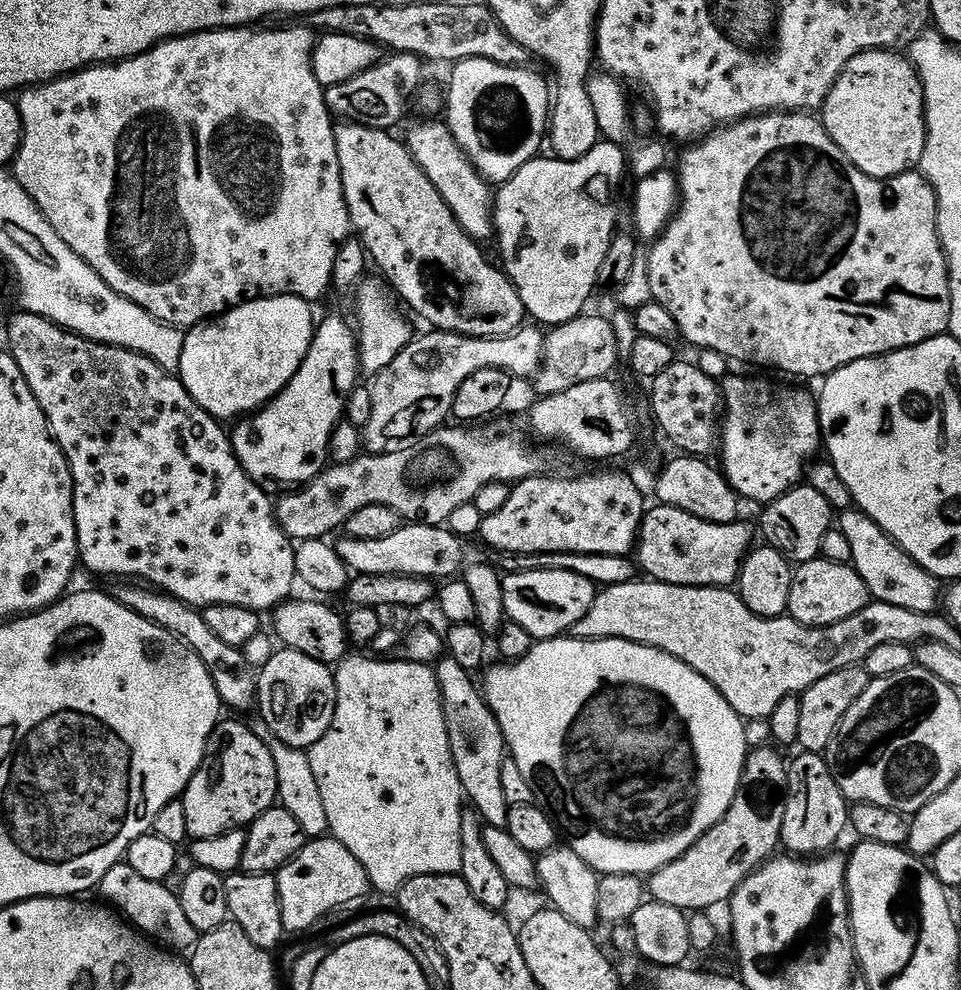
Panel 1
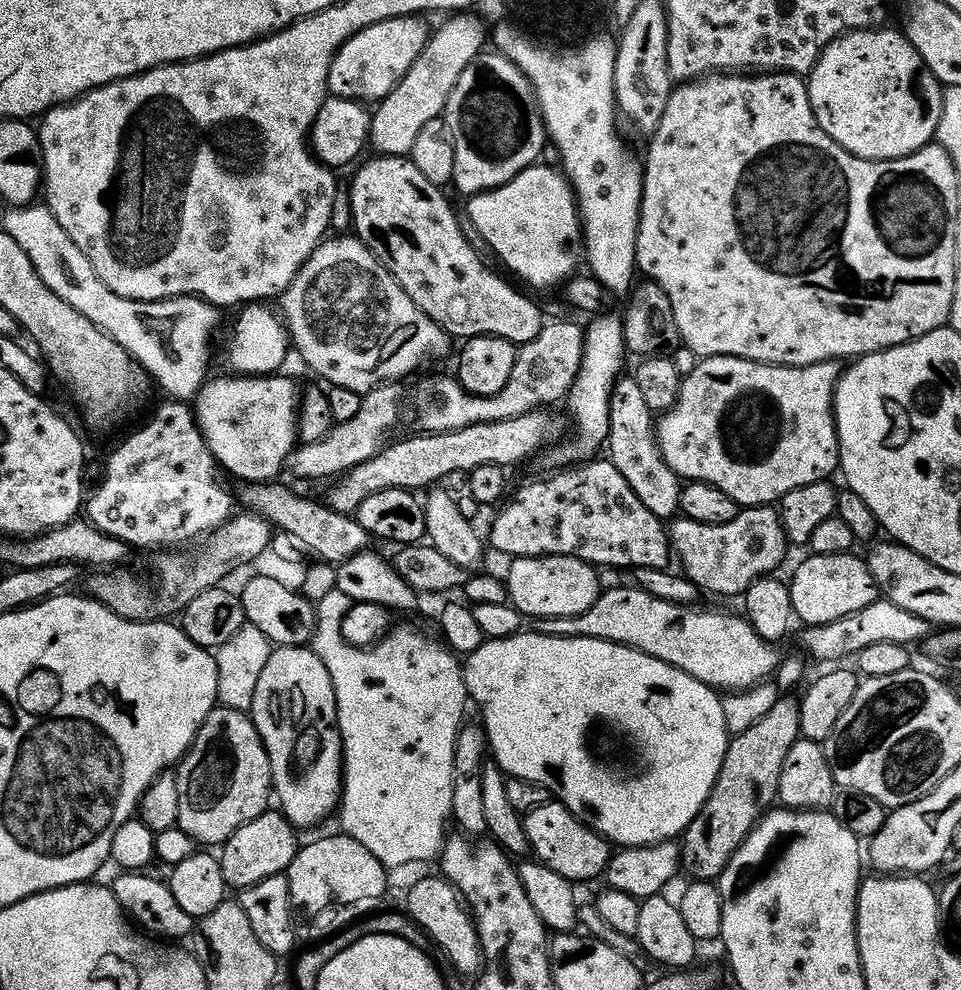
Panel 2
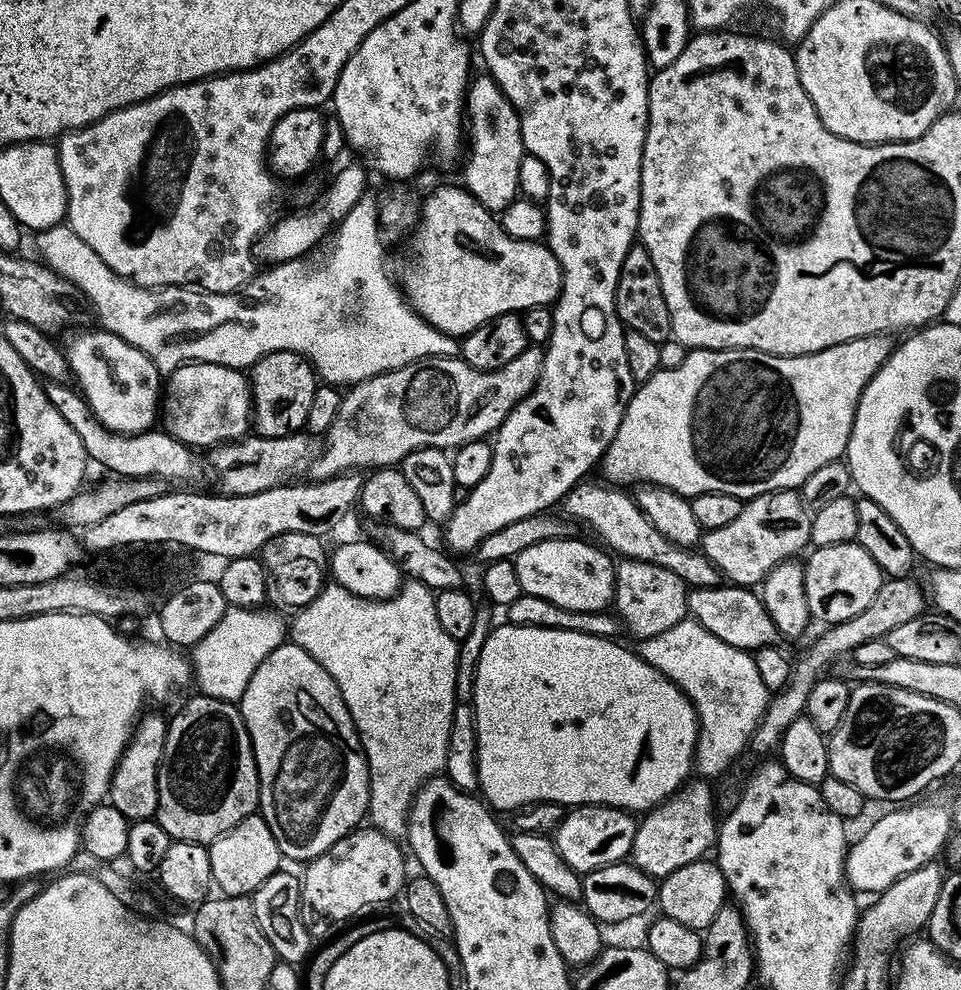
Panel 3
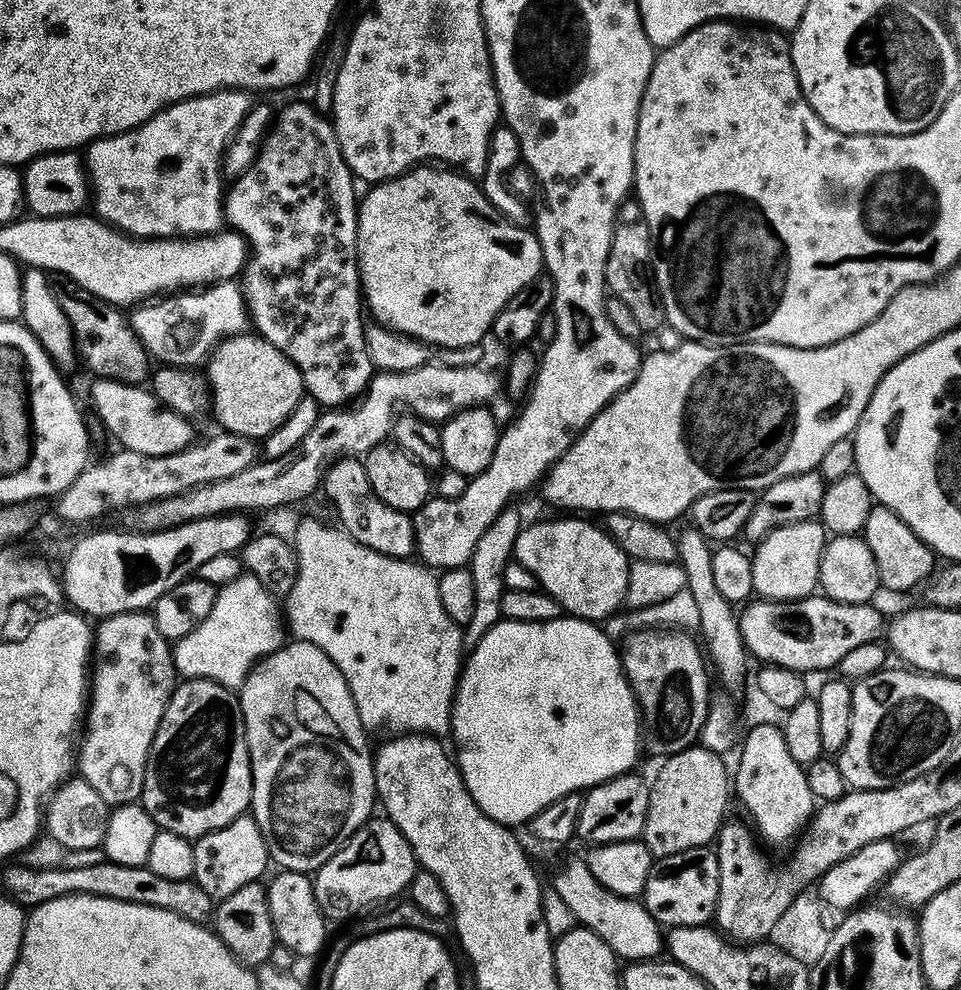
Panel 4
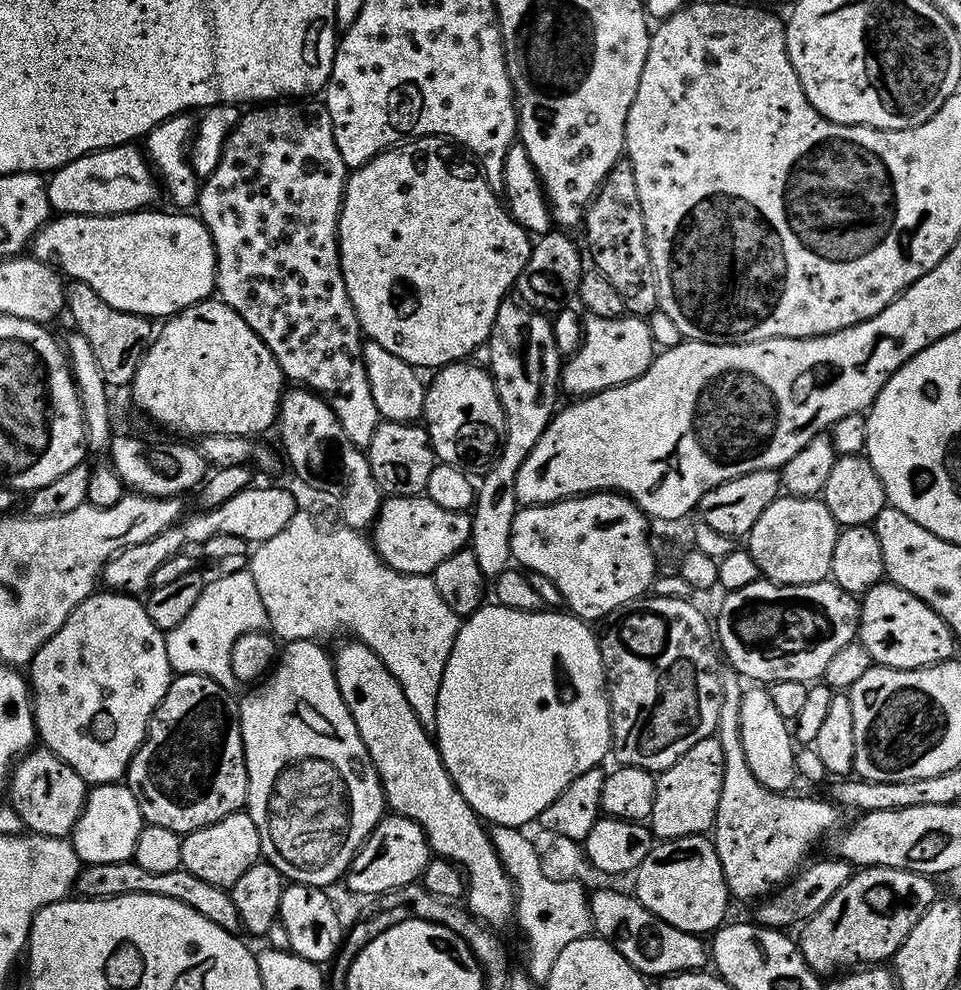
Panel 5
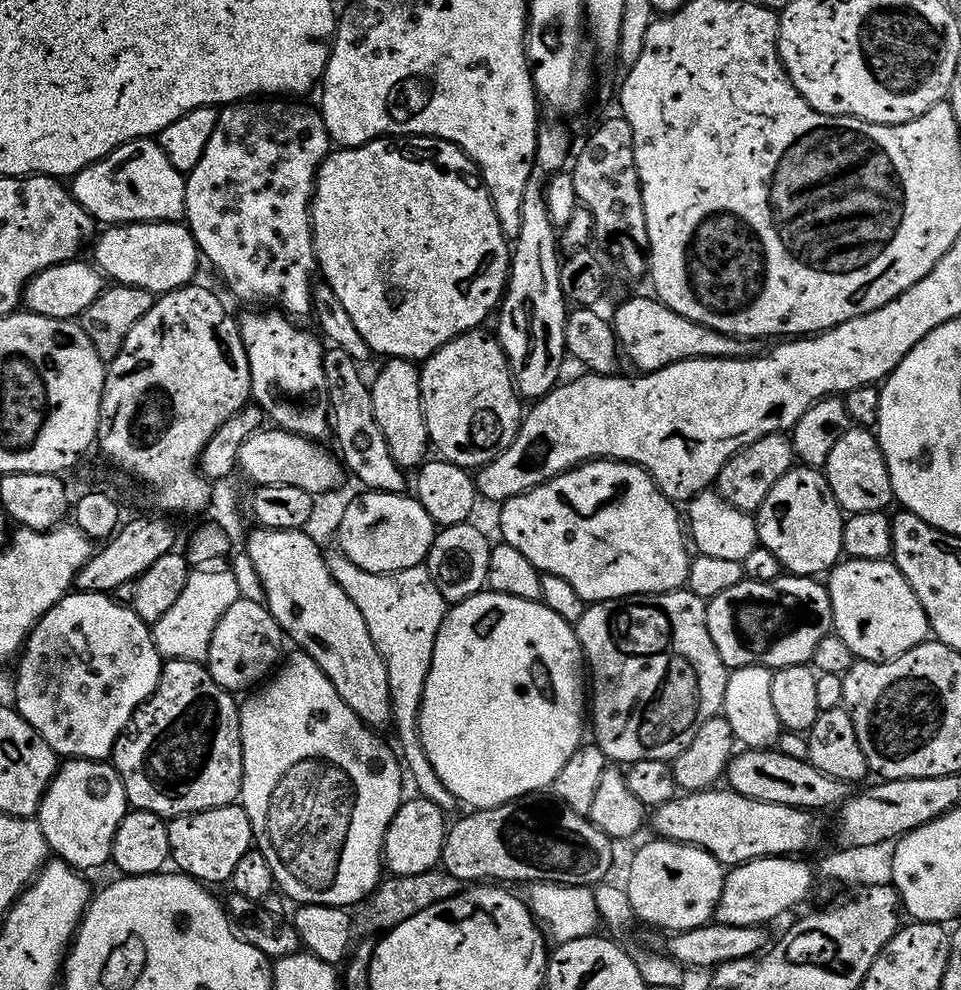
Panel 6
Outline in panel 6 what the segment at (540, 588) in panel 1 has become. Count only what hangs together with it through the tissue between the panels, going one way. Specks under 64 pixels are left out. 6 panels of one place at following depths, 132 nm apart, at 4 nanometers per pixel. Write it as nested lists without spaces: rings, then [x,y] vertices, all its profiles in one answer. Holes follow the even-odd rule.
[[[586,460],[522,494],[511,496],[499,508],[499,539],[526,554],[542,574],[549,572],[566,578],[586,602],[675,592],[687,585],[690,553],[685,544],[681,509],[679,512],[674,501],[652,481],[652,475],[637,464],[625,460]]]

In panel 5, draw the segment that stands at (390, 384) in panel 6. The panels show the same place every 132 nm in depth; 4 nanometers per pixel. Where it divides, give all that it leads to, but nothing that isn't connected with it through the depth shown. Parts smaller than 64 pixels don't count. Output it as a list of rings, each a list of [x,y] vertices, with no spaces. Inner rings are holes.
[[[381,419],[380,425],[374,430],[374,438],[366,450],[368,465],[374,474],[374,482],[381,493],[388,496],[419,496],[425,491],[427,479],[433,465],[437,463],[436,454],[432,451],[432,443],[428,440],[428,430],[415,423],[404,423]]]

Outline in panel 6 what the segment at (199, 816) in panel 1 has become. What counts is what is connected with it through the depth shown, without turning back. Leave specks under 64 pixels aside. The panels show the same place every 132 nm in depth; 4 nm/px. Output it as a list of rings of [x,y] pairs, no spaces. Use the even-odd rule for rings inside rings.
[[[164,660],[156,689],[137,706],[131,722],[114,742],[110,763],[122,778],[132,808],[171,818],[237,803],[244,773],[237,697],[218,686],[201,661]]]

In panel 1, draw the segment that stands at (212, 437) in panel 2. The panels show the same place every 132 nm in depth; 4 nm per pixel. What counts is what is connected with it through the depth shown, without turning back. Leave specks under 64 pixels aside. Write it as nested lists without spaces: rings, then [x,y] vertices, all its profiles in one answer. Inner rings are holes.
[[[328,316],[321,324],[319,321],[315,325],[310,346],[290,382],[286,382],[284,389],[273,400],[231,425],[232,449],[246,474],[257,482],[277,480],[280,484],[288,484],[284,486],[303,486],[315,478],[329,459],[328,443],[334,426],[343,417],[344,403],[350,390],[357,387],[356,376],[358,377],[358,357],[353,325],[349,321],[347,324],[340,316]]]

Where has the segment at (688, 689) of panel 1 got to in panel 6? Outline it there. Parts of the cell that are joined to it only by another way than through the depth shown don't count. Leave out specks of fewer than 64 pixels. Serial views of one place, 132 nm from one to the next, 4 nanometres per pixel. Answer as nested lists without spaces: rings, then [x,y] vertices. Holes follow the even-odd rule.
[[[491,590],[476,592],[470,598],[466,598],[462,602],[451,605],[445,611],[442,618],[442,626],[438,626],[438,634],[434,638],[434,654],[430,654],[430,670],[426,674],[426,686],[422,686],[422,698],[420,699],[420,709],[418,710],[418,734],[422,738],[422,750],[426,750],[426,758],[430,762],[430,766],[434,766],[434,774],[438,774],[438,778],[442,778],[442,782],[446,786],[446,790],[450,790],[452,795],[456,797],[461,805],[467,806],[469,809],[477,808],[493,808],[499,804],[505,804],[511,800],[519,801],[521,798],[539,793],[541,790],[547,789],[552,783],[552,779],[558,774],[558,770],[562,770],[562,765],[566,763],[566,758],[570,758],[570,754],[574,754],[574,750],[580,747],[582,737],[586,732],[586,684],[580,681],[580,672],[582,676],[582,653],[580,643],[576,637],[576,629],[573,625],[567,624],[562,618],[558,618],[558,614],[554,614],[554,610],[550,610],[540,600],[527,600],[526,598],[514,598],[510,594],[498,594]]]

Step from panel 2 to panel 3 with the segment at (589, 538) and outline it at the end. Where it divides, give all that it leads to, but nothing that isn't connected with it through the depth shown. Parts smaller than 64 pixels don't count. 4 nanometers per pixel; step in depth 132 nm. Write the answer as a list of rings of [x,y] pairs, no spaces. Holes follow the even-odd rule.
[[[581,482],[568,491],[562,501],[563,515],[577,525],[585,524],[597,536],[595,539],[617,557],[628,557],[668,568],[692,588],[708,588],[710,585],[719,584],[722,577],[740,587],[755,587],[763,583],[770,569],[799,555],[798,552],[811,543],[810,509],[796,490],[758,495],[741,505],[737,518],[729,525],[718,526],[718,530],[705,531],[702,536],[702,549],[704,548],[712,565],[704,555],[698,554],[699,552],[680,548],[662,538],[661,531],[650,522],[650,518],[636,504],[635,499],[624,493],[627,491],[623,487],[607,482],[588,483]]]

